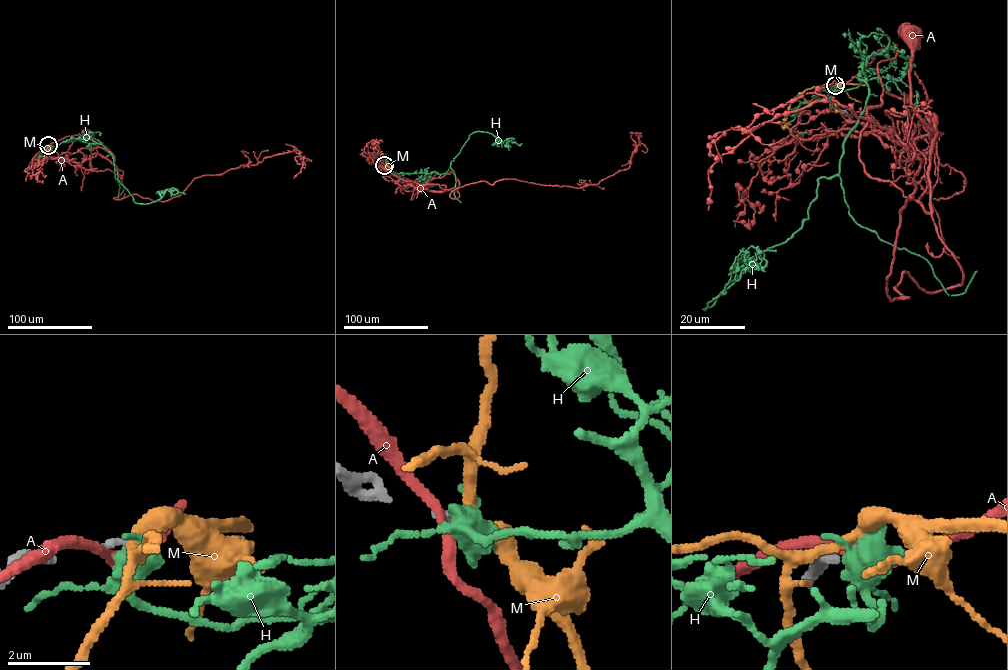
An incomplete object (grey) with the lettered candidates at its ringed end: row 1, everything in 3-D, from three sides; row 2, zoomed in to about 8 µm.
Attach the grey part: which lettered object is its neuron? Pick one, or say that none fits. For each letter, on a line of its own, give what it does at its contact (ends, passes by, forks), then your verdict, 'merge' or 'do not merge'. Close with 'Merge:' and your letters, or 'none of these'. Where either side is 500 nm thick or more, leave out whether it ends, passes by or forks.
A: it passes by | do not merge
H: it passes by | do not merge
M: it passes by | do not merge
Merge: none of these

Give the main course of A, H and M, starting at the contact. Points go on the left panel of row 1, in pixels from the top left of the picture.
A: (48, 145), (68, 136), (90, 139), (113, 155), (121, 178), (104, 158), (109, 149), (87, 131)
H: (48, 145), (72, 138), (103, 145), (135, 203), (156, 201), (167, 189), (185, 194)
M: (48, 145), (43, 159)

